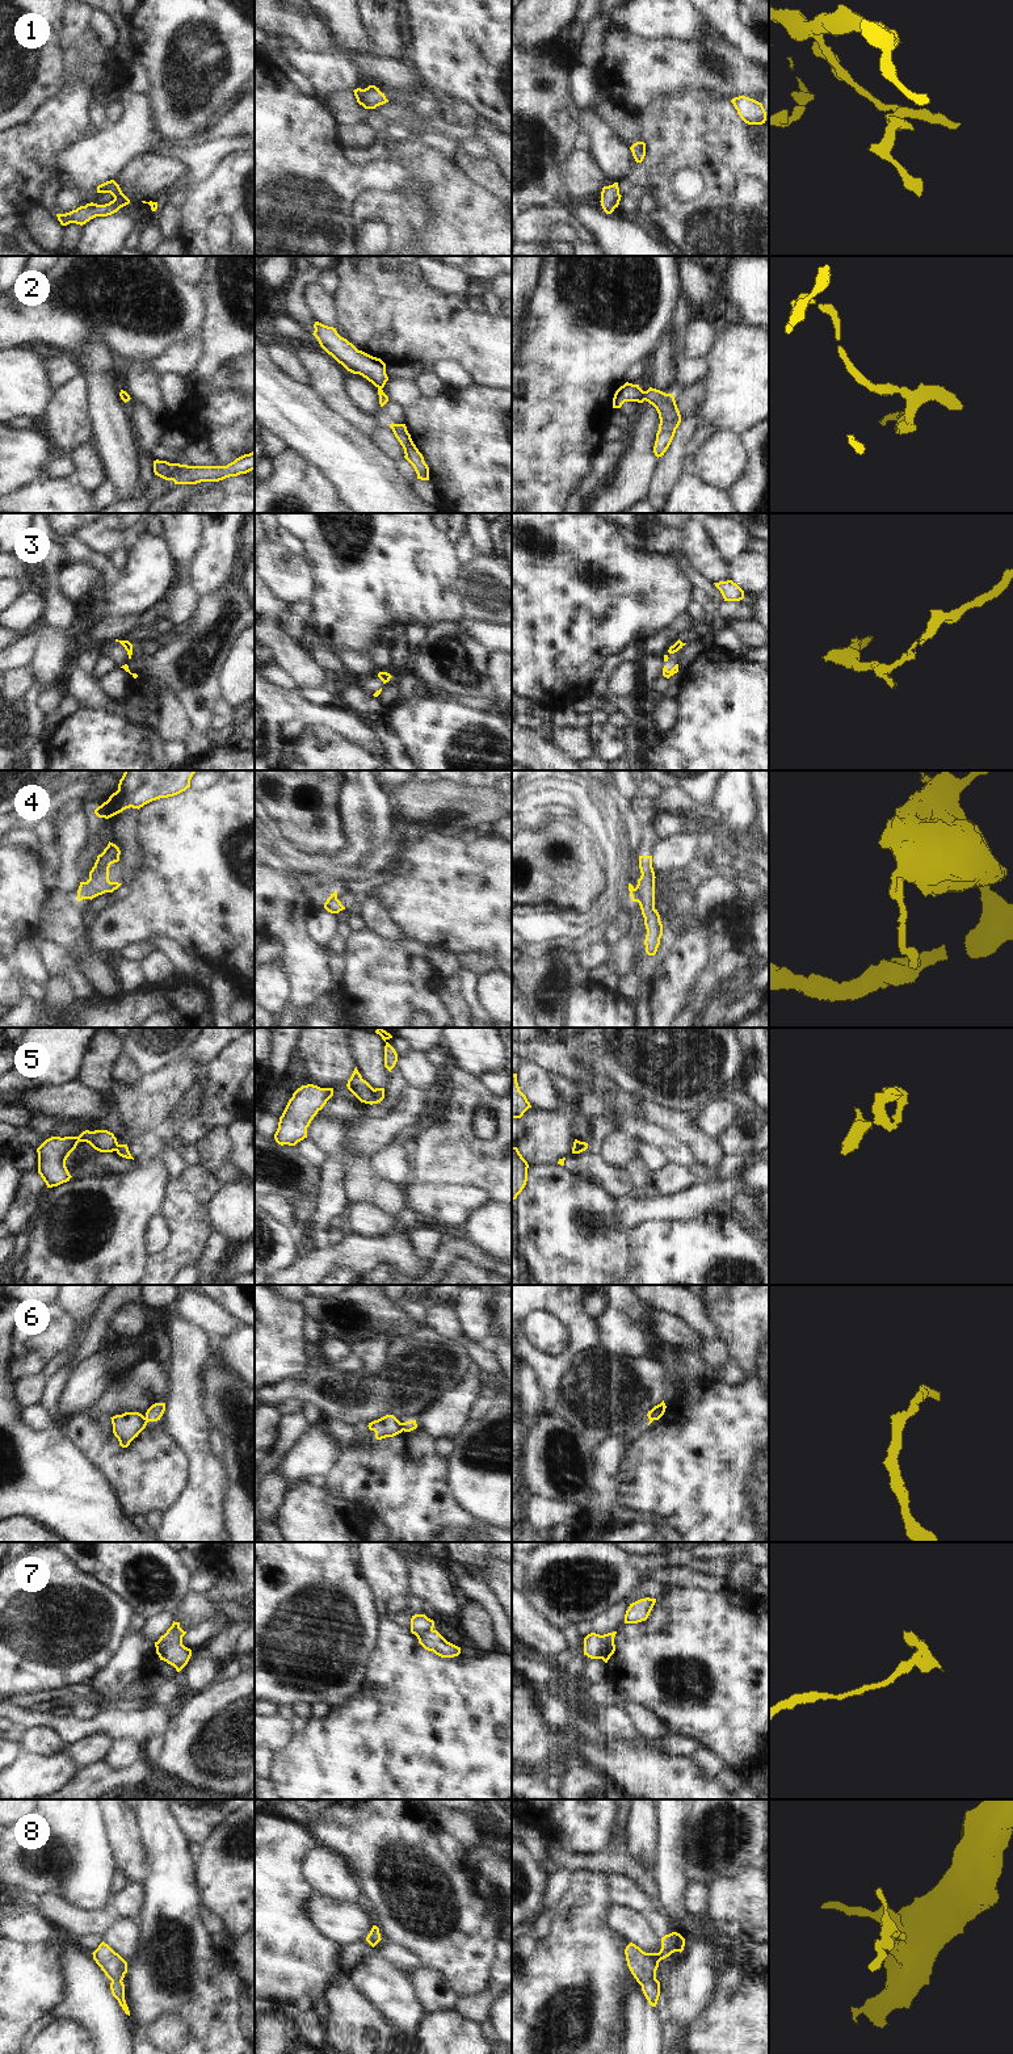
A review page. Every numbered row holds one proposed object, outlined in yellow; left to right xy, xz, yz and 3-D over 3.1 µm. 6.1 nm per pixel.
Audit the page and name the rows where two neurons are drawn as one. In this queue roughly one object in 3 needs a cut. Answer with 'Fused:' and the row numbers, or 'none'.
Fused: 4, 5, 6, 7

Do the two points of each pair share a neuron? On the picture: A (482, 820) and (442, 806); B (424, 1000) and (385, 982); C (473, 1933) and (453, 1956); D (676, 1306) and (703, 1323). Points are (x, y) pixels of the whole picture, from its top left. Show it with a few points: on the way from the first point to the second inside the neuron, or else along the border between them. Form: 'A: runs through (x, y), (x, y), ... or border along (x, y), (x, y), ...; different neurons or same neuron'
A: runs through (473, 811), (470, 809), (452, 809); same neuron
B: runs through (415, 991), (407, 983), (394, 983); same neuron
C: runs through (467, 1939), (458, 1950); same neuron
D: runs through (682, 1306), (697, 1318); same neuron

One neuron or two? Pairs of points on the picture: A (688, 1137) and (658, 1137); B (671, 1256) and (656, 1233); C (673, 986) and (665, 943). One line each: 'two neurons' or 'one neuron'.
A: two neurons
B: one neuron
C: two neurons

